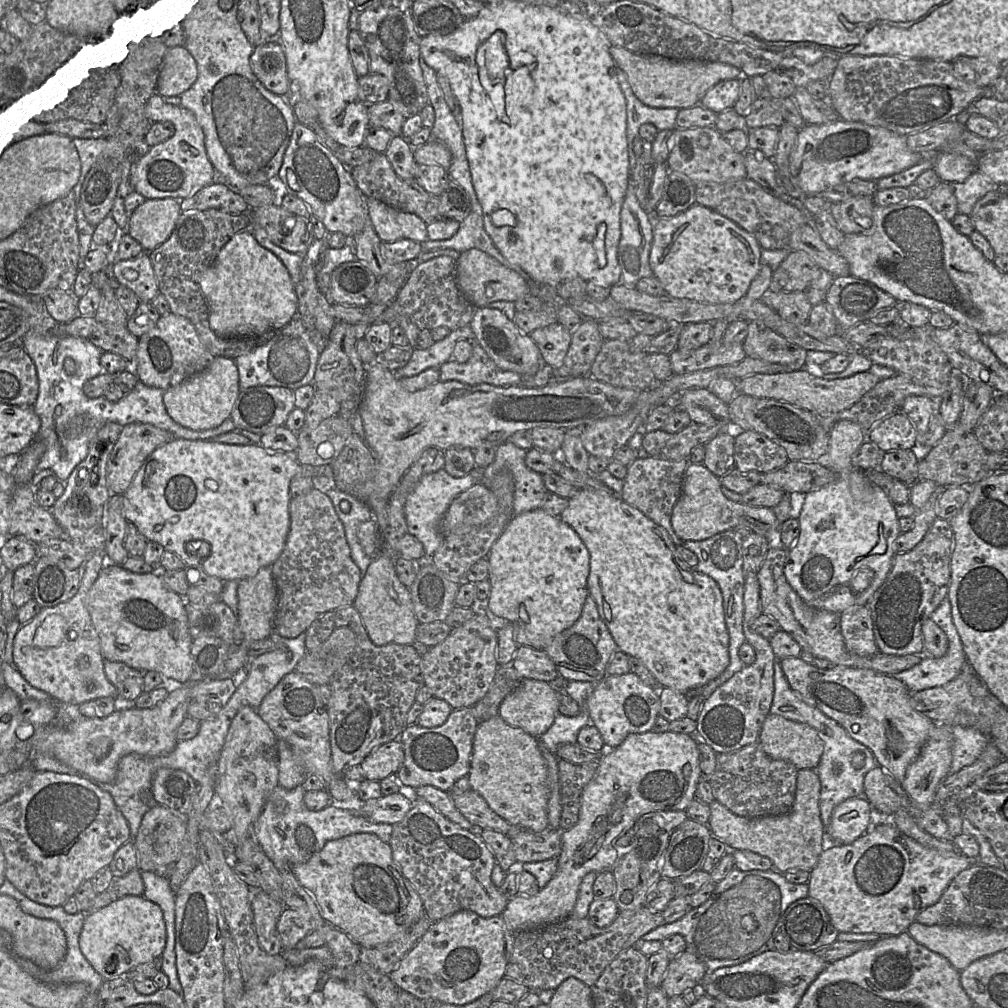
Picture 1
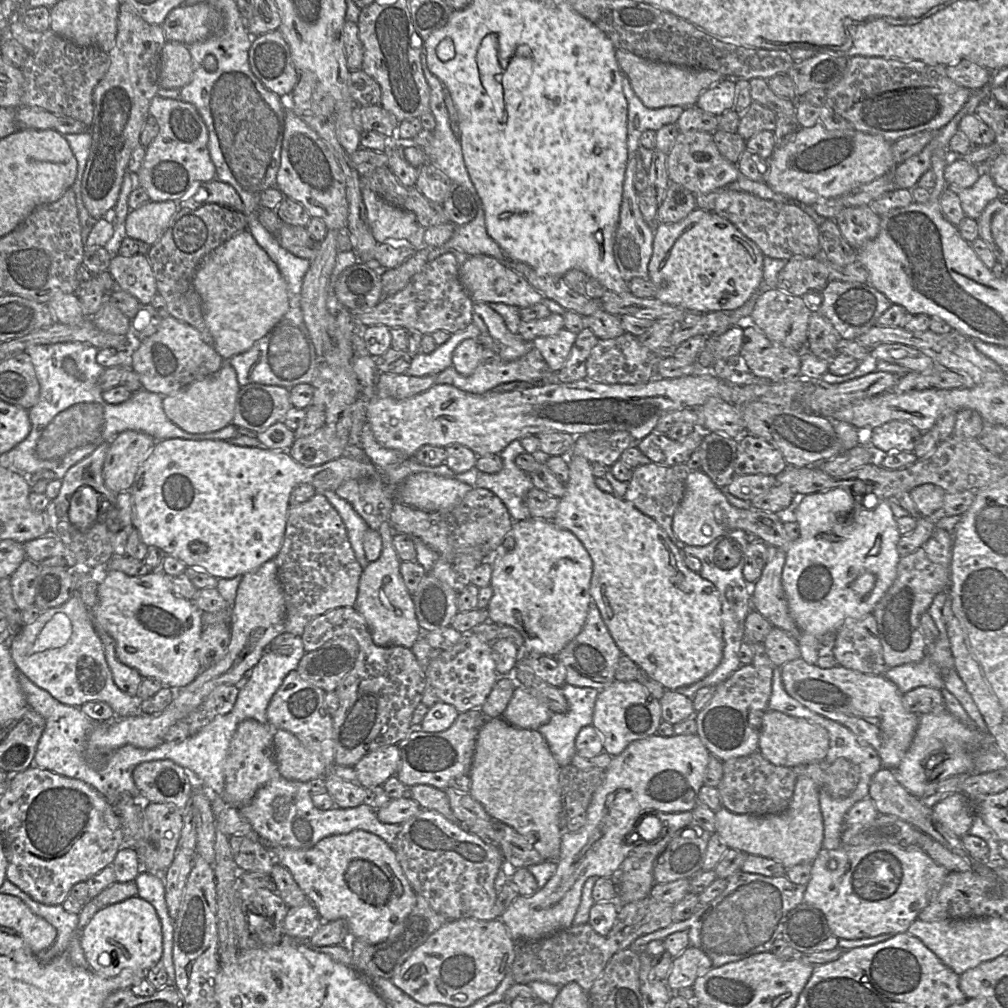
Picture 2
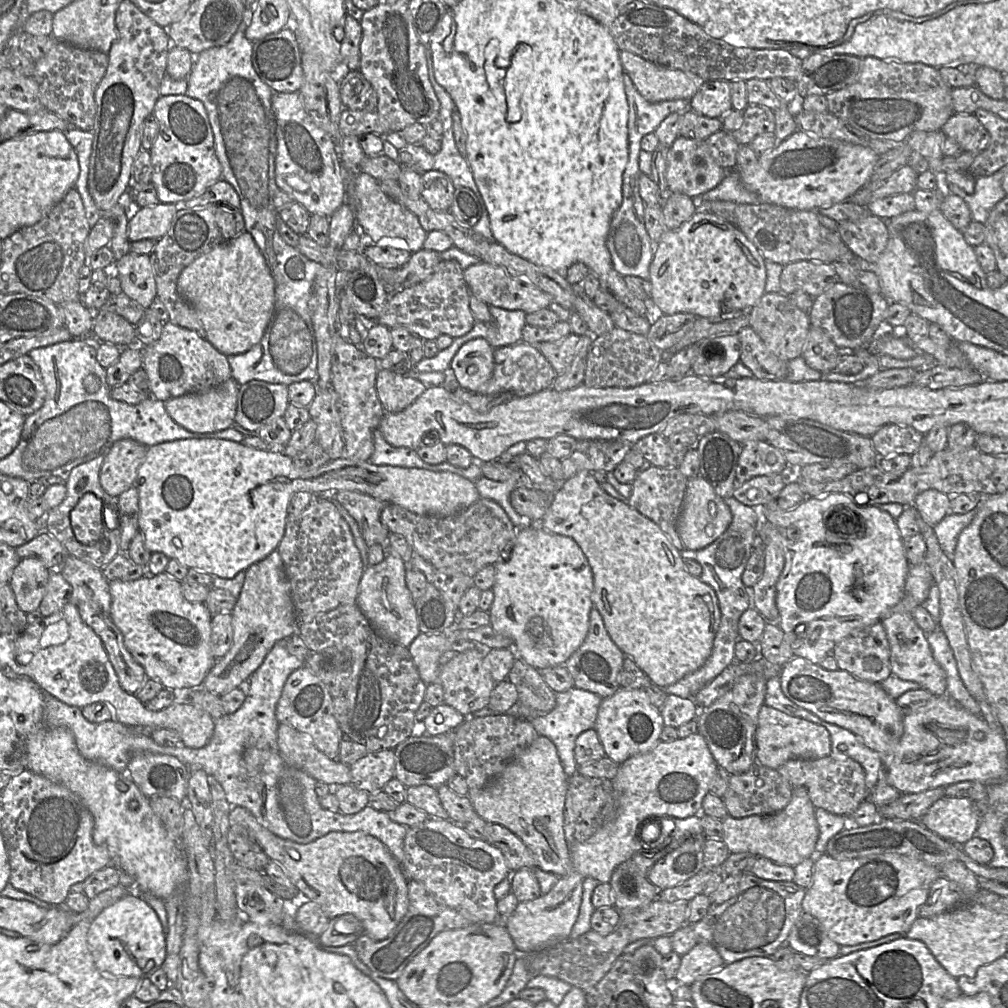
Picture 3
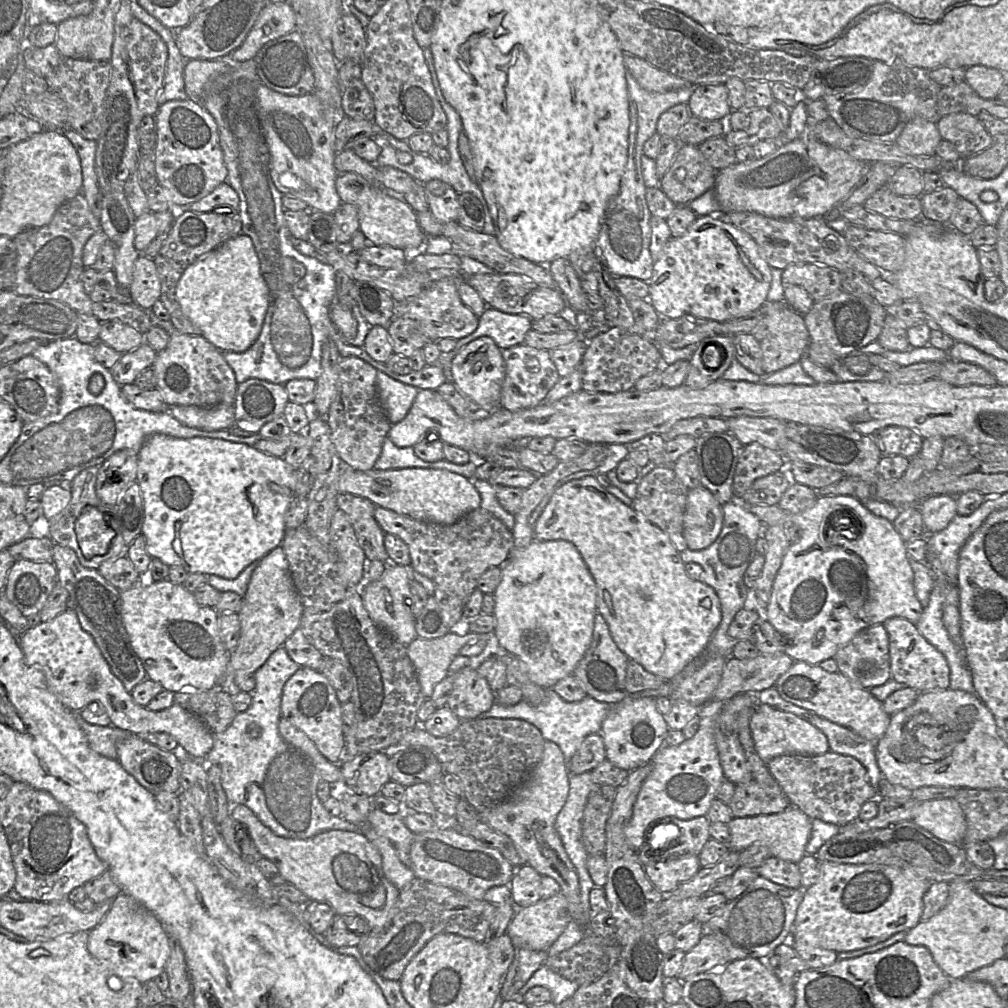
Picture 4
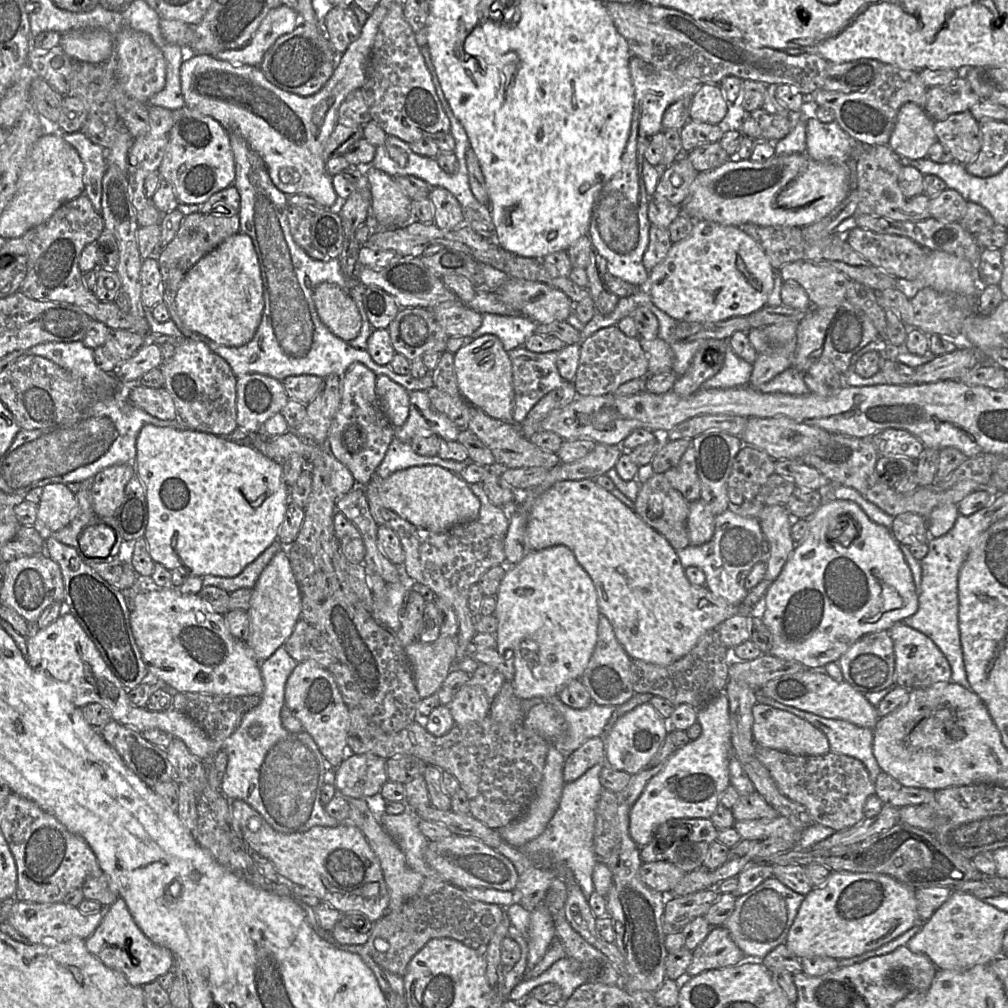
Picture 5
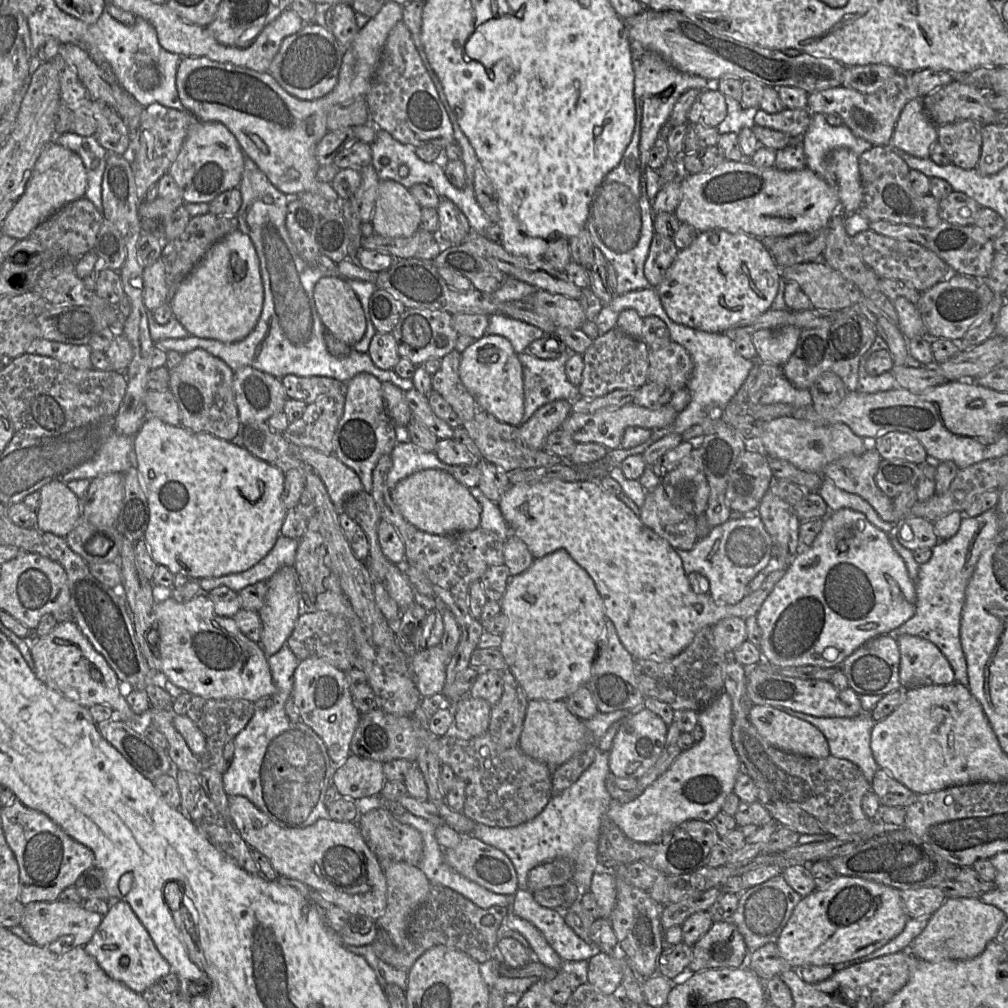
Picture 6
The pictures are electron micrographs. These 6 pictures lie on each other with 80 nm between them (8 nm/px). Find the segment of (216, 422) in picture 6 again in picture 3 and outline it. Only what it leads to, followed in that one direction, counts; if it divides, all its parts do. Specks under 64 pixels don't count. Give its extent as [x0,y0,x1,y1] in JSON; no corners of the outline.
[142,321,232,402]

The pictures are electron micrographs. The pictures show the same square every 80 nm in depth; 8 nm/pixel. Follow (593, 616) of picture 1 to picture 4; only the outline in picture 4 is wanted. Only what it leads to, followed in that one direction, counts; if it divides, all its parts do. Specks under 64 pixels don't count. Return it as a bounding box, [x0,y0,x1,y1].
[573,612,629,704]

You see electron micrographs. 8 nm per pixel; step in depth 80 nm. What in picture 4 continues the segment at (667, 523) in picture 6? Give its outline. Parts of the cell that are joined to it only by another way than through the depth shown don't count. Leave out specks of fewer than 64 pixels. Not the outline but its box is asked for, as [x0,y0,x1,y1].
[631,466,688,553]

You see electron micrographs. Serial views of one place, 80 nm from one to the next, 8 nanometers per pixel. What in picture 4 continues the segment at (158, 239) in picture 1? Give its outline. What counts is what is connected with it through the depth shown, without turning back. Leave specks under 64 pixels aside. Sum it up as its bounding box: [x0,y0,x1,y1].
[134,210,174,253]

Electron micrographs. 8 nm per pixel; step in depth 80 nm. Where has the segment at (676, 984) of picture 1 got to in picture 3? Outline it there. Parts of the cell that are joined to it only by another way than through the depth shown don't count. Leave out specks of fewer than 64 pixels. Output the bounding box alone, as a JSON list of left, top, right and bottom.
[675,942,724,986]

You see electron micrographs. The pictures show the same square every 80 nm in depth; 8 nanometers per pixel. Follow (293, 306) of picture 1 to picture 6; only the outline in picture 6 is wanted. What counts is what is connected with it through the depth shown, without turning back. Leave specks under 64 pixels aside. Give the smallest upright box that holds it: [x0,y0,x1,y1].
[170,229,263,343]

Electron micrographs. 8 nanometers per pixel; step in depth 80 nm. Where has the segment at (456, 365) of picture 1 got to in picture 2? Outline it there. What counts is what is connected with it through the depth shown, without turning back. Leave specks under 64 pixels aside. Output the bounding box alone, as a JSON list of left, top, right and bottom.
[437,347,549,394]

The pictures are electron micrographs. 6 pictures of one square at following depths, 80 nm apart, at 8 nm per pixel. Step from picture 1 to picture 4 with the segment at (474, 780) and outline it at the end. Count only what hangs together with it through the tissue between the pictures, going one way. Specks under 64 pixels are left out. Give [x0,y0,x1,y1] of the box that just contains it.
[478,740,594,933]

